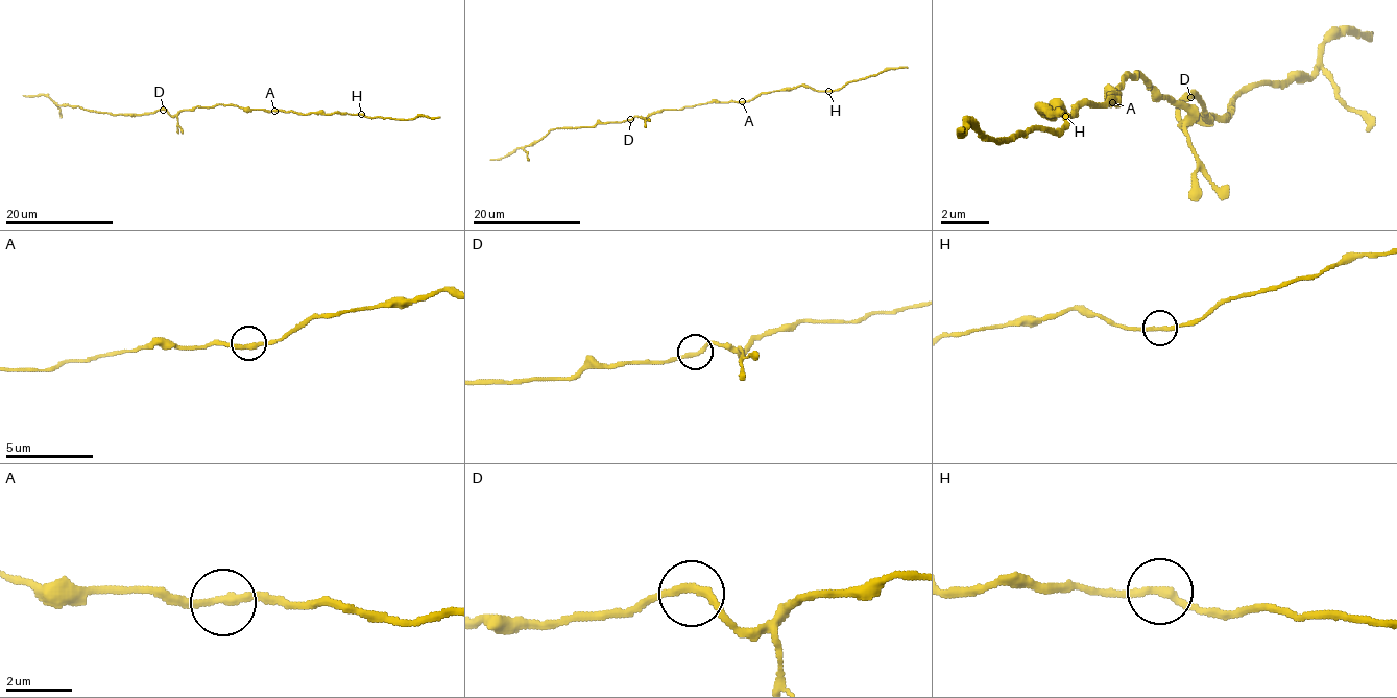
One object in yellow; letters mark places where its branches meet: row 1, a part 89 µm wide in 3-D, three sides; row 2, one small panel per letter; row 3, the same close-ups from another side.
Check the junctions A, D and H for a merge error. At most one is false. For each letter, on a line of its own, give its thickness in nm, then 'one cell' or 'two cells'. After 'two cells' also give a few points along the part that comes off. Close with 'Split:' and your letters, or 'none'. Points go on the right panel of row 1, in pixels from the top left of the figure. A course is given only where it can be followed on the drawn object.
A: 240 nm thick; one cell
D: 240 nm thick; one cell
H: 240 nm thick; one cell
Split: none

